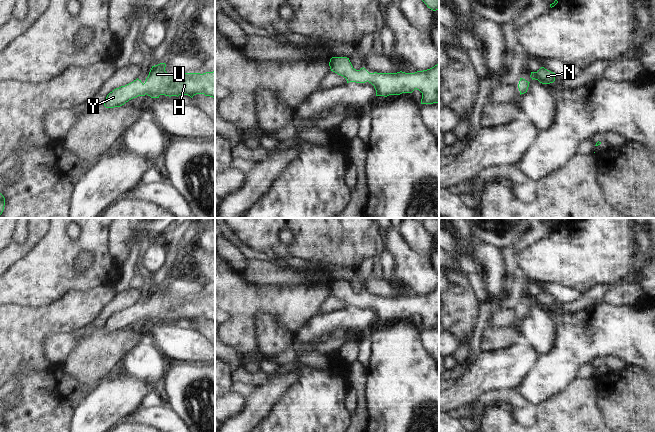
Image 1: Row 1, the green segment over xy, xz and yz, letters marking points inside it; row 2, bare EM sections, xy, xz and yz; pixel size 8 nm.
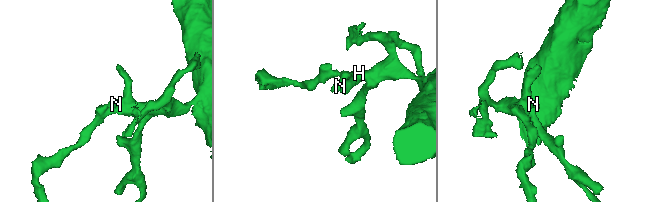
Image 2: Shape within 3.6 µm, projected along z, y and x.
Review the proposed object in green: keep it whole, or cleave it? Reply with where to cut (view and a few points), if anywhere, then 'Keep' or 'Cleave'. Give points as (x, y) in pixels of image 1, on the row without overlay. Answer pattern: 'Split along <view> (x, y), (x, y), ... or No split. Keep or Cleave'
No split. Keep

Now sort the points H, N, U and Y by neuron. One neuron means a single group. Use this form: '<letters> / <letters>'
H N U Y

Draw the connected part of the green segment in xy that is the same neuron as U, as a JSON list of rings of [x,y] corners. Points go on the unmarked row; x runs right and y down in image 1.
[[[165,287],[152,290],[144,308],[137,302],[125,310],[114,313],[107,319],[104,330],[120,331],[129,324],[146,318],[151,322],[159,322],[160,319],[188,319],[192,322],[196,318],[215,322],[215,295],[171,299],[165,295],[165,291]]]

